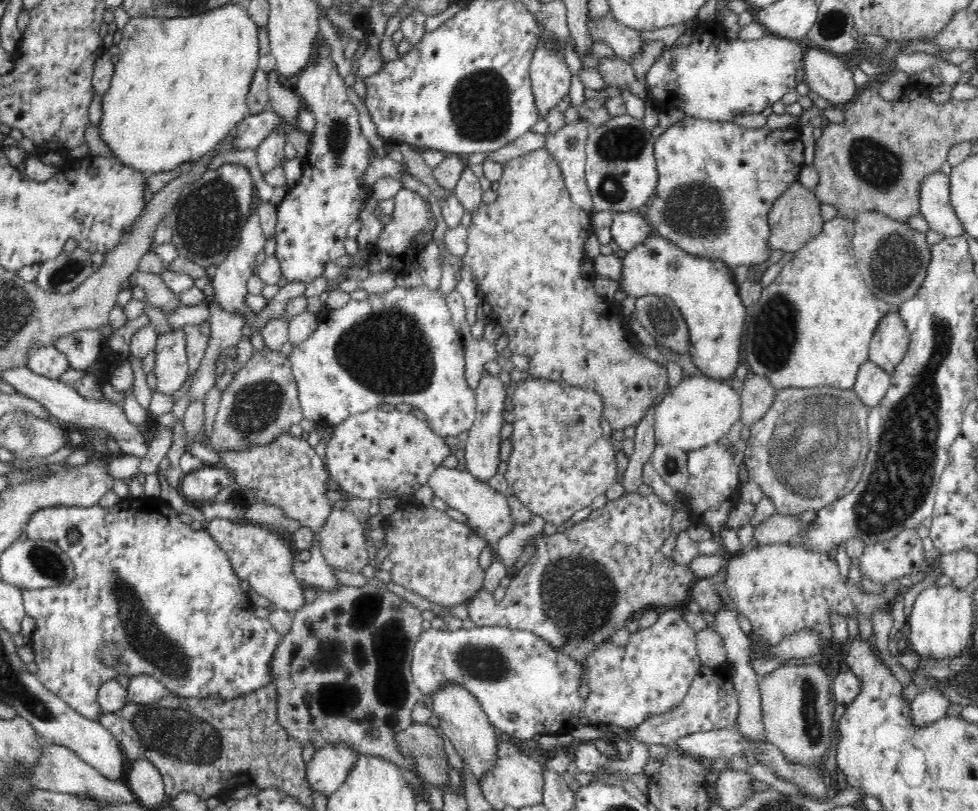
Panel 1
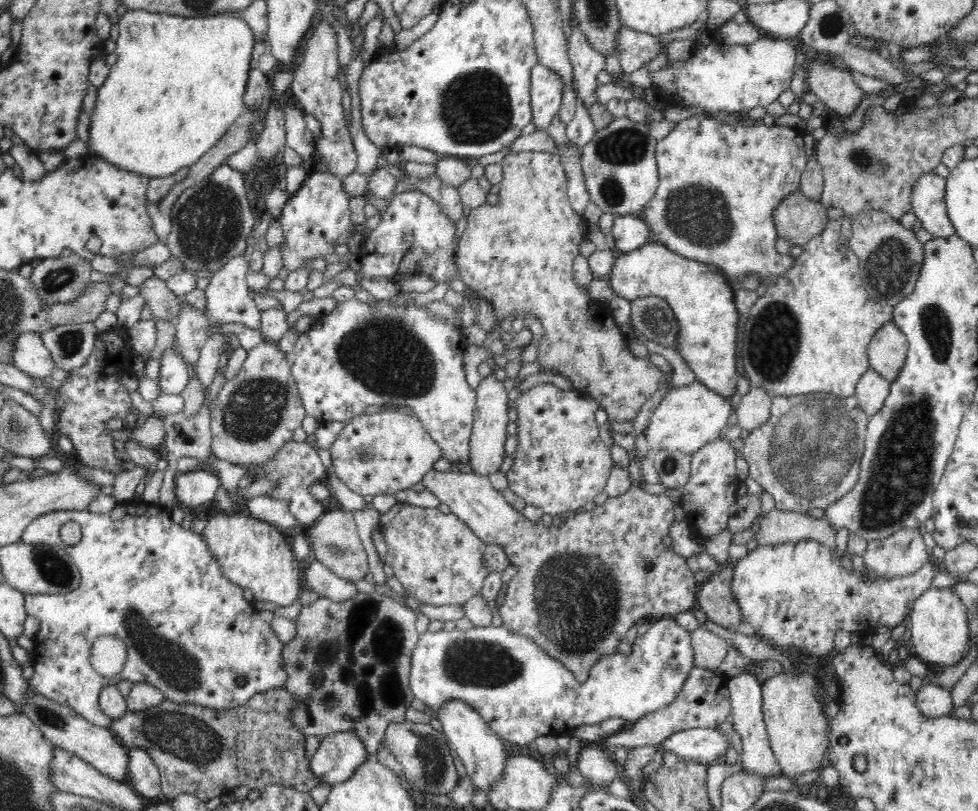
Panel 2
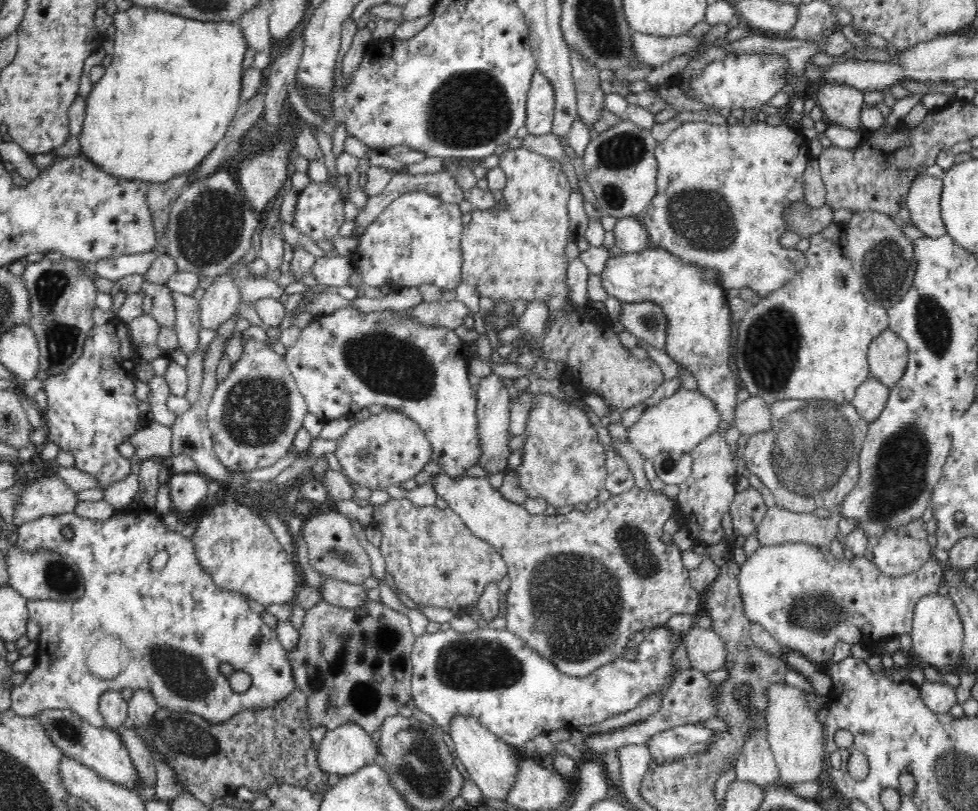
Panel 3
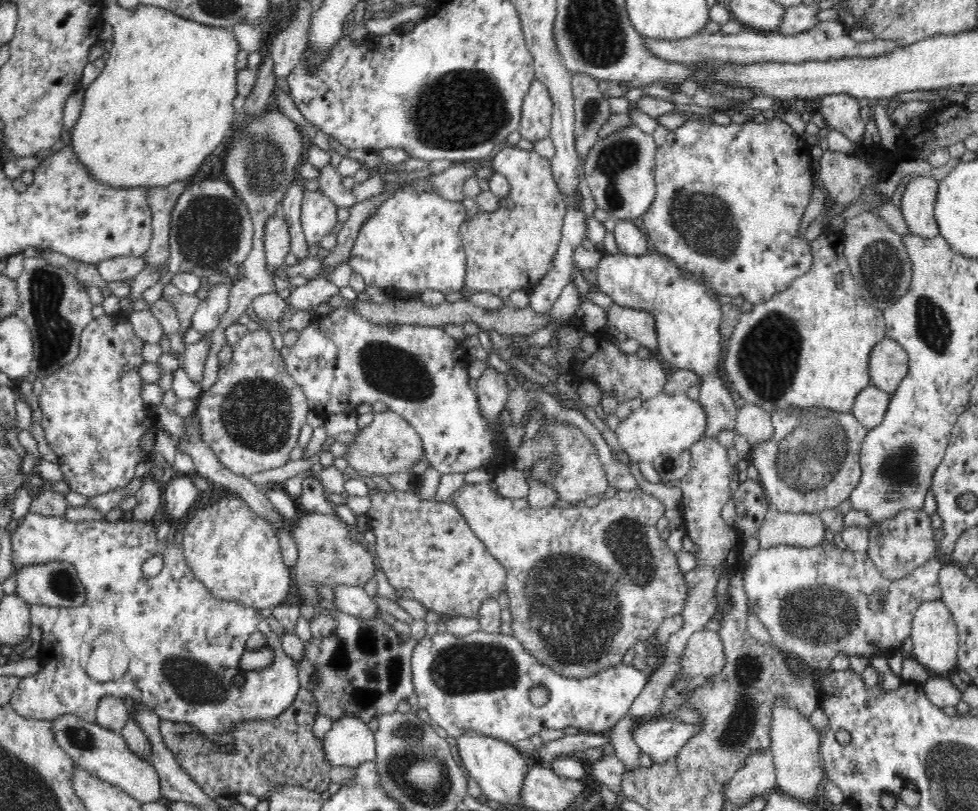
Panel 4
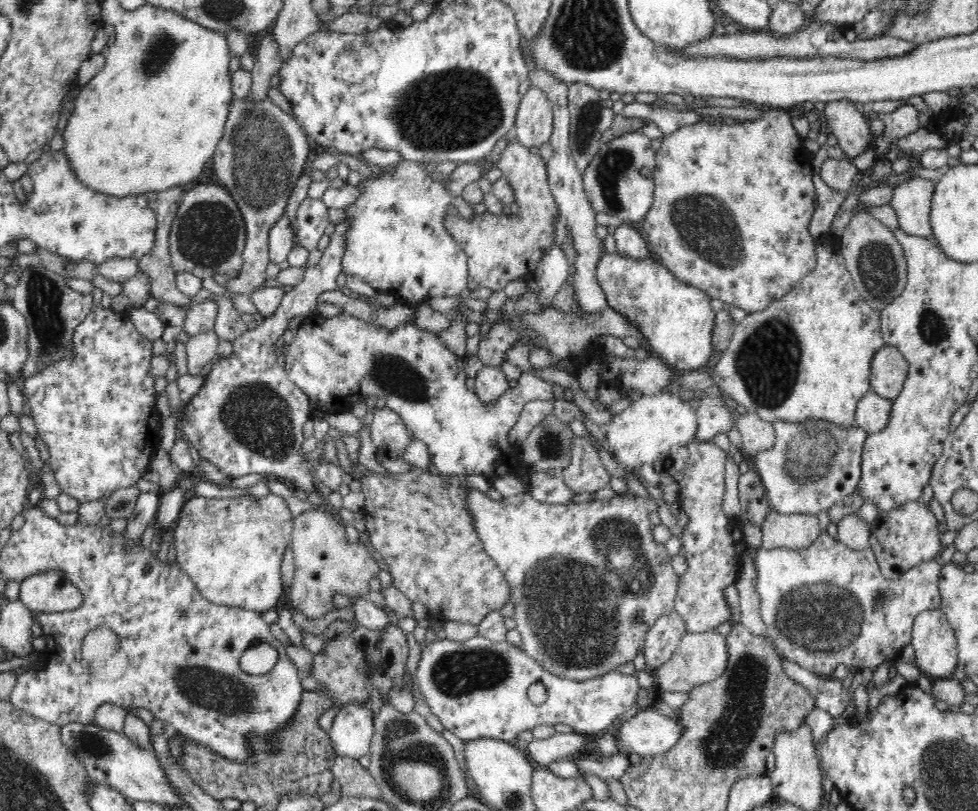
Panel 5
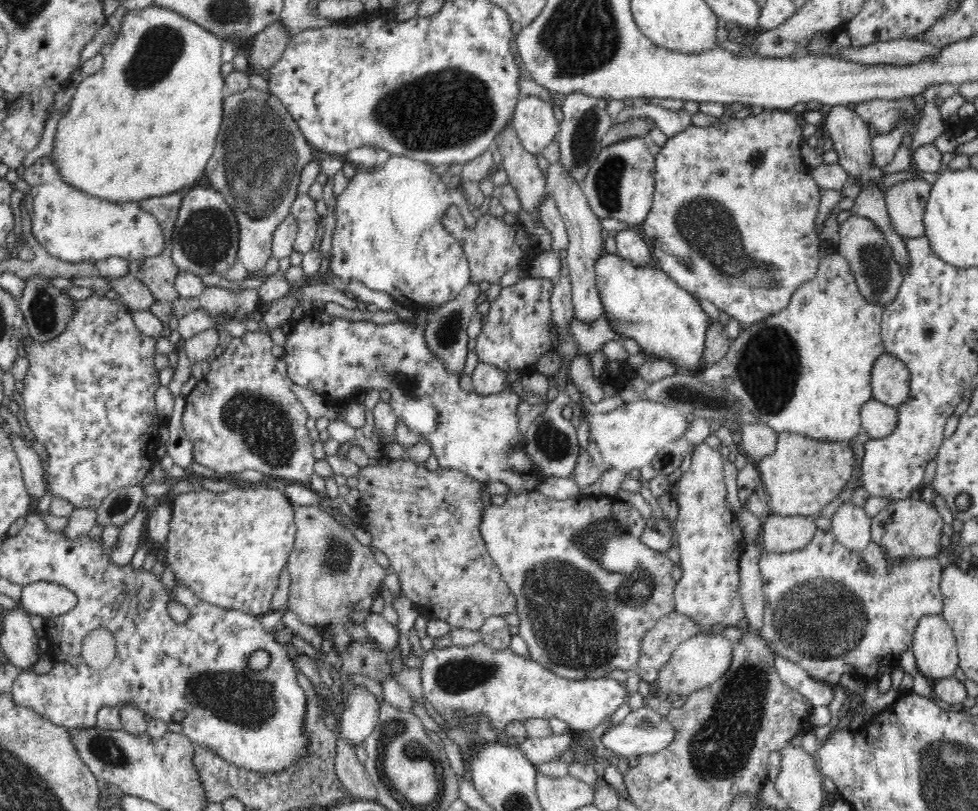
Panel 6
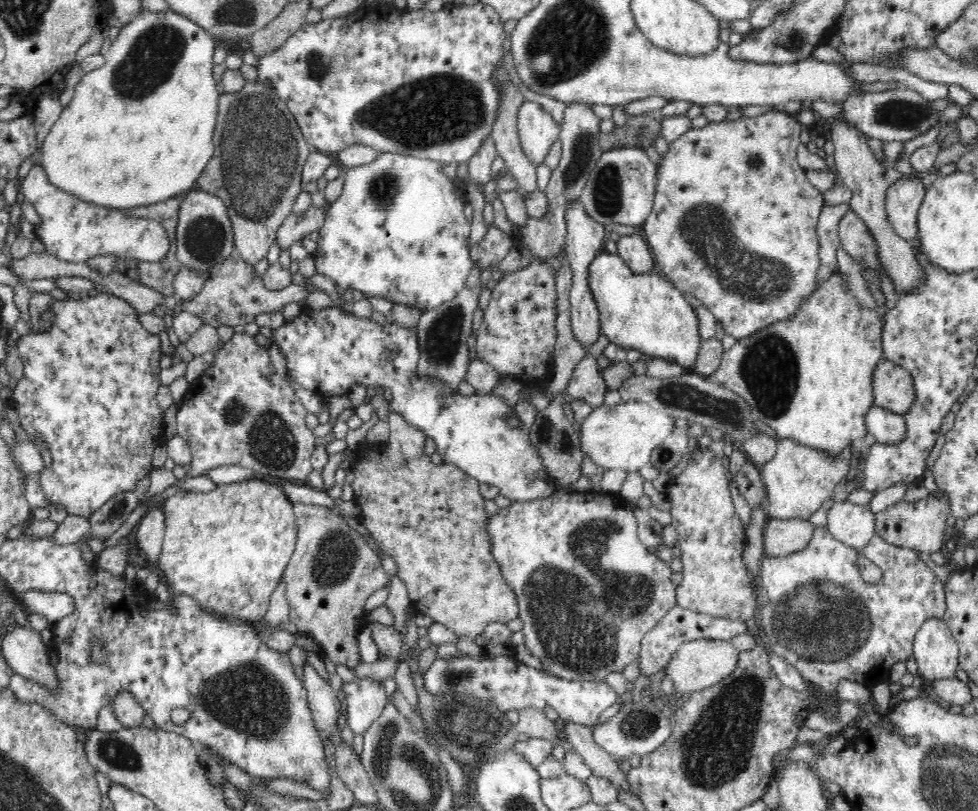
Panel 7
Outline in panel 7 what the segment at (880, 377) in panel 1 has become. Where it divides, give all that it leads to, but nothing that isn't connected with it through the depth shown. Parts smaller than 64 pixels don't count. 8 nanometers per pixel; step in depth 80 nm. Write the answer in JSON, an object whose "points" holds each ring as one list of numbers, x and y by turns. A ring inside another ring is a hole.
{"points":[[872,406,866,414,867,432,882,444,899,443,906,436,906,422,903,416,882,409,880,406]]}

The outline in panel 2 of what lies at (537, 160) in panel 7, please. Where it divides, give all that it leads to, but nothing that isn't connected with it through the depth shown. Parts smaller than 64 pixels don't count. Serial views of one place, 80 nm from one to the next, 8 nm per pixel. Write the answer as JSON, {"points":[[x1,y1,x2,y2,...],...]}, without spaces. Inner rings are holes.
{"points":[[537,61,531,71,532,122,536,130,546,130,552,118,560,110,562,86,565,82,561,76,542,65,540,61]]}

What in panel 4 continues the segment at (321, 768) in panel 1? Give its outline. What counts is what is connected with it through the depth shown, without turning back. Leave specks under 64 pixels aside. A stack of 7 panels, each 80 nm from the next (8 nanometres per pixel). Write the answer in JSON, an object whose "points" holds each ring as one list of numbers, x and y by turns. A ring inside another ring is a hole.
{"points":[[340,716,323,738,324,755,330,767,357,768,376,759,374,734,361,718]]}

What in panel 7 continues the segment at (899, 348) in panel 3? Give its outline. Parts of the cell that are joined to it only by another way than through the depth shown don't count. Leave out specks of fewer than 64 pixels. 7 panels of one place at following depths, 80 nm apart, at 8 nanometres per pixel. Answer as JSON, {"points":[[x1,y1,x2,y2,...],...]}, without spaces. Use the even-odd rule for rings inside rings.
{"points":[[883,358,874,369,872,386,876,406,903,416,912,408,915,388,904,367]]}

